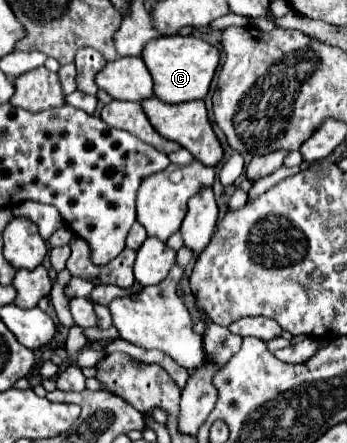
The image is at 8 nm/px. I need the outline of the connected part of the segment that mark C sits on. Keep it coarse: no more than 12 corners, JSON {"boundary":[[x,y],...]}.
{"boundary":[[195,36],[157,38],[141,58],[155,96],[205,98],[219,50]]}

